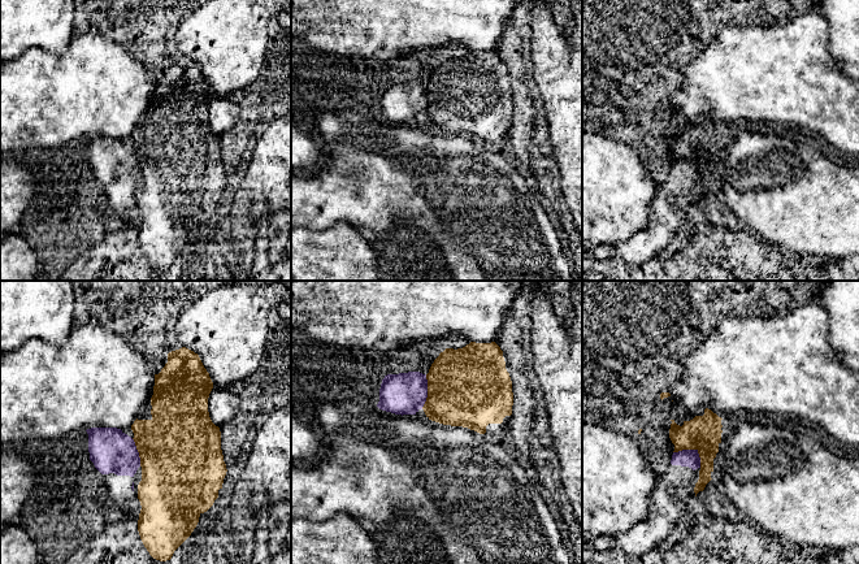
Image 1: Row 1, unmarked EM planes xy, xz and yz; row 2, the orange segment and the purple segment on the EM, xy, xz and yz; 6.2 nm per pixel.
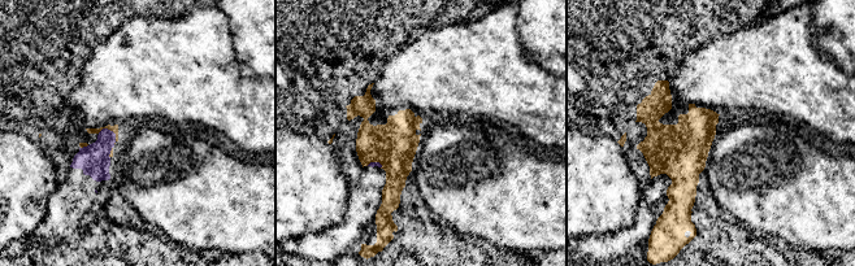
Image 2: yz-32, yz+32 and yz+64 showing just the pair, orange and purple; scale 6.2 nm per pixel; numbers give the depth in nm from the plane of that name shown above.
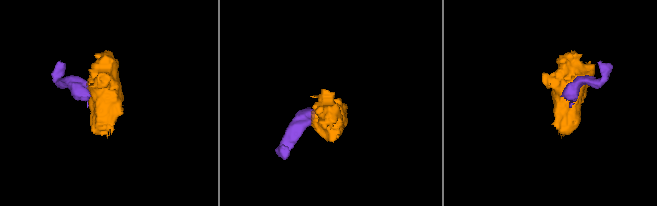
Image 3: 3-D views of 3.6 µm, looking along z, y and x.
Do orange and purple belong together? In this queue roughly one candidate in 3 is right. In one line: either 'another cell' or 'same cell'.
another cell

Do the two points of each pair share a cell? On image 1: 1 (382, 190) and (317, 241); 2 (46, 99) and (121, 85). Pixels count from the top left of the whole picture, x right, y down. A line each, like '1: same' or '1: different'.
1: different
2: same

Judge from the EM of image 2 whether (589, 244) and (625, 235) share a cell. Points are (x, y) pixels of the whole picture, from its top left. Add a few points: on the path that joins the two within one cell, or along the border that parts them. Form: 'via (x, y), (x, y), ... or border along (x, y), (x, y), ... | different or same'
via (598, 244), (616, 244) | same

